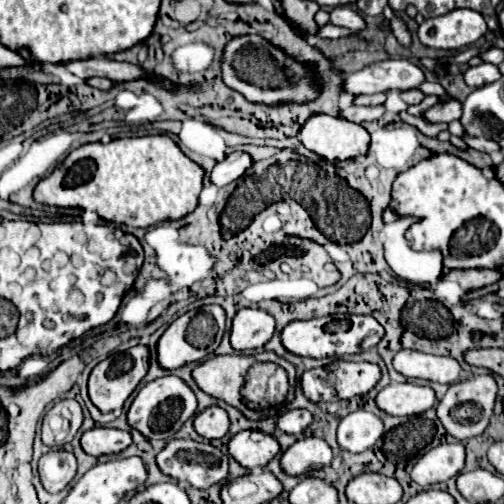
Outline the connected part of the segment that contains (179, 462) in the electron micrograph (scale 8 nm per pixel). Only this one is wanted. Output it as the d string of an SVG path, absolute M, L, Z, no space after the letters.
M174 439L170 441L156 457L158 461L158 467L164 475L168 477L174 477L176 481L184 481L184 483L190 483L192 487L196 489L208 489L220 481L224 481L228 477L228 457L216 449L214 445L210 443L198 443L198 441L192 441L192 439Z

